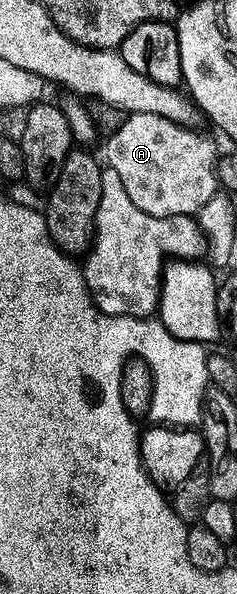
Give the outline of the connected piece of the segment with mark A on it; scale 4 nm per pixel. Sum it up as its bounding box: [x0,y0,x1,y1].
[105,113,219,217]

